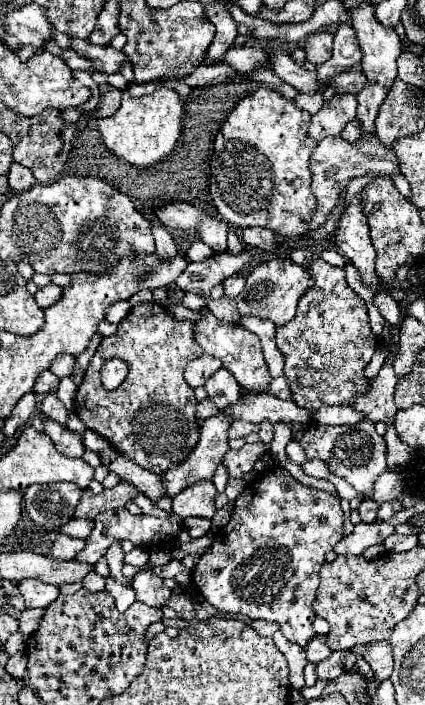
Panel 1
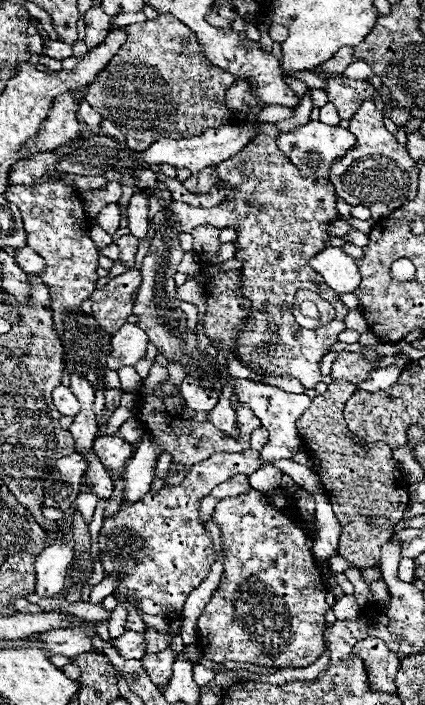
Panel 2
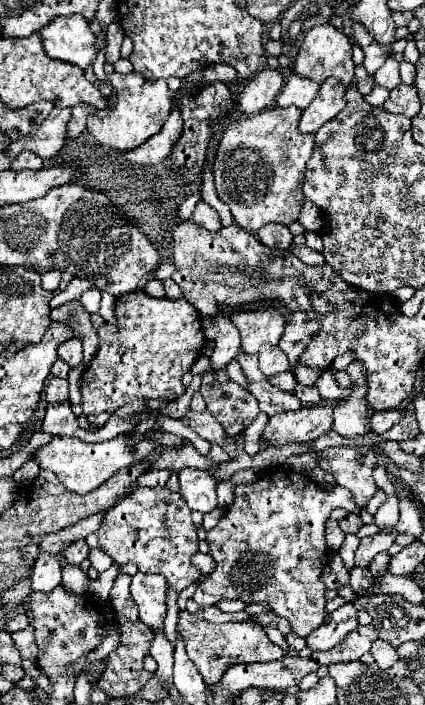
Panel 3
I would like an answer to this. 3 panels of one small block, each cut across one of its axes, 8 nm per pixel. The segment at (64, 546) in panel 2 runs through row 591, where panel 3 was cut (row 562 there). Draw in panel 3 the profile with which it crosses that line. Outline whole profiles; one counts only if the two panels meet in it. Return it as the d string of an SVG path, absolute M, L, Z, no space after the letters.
M40 552L32 568L32 590L50 592L62 580L62 560L58 554Z

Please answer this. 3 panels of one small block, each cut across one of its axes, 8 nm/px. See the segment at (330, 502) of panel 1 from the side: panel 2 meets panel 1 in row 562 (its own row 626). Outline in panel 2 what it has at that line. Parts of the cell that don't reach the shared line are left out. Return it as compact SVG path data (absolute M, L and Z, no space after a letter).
M258 490L218 502L212 520L218 524L224 542L224 572L212 600L198 618L198 646L202 658L216 664L240 662L278 670L314 664L324 652L324 614L330 606L324 602L326 590L322 576L314 566L310 550L312 540L306 538L286 516L274 510Z

